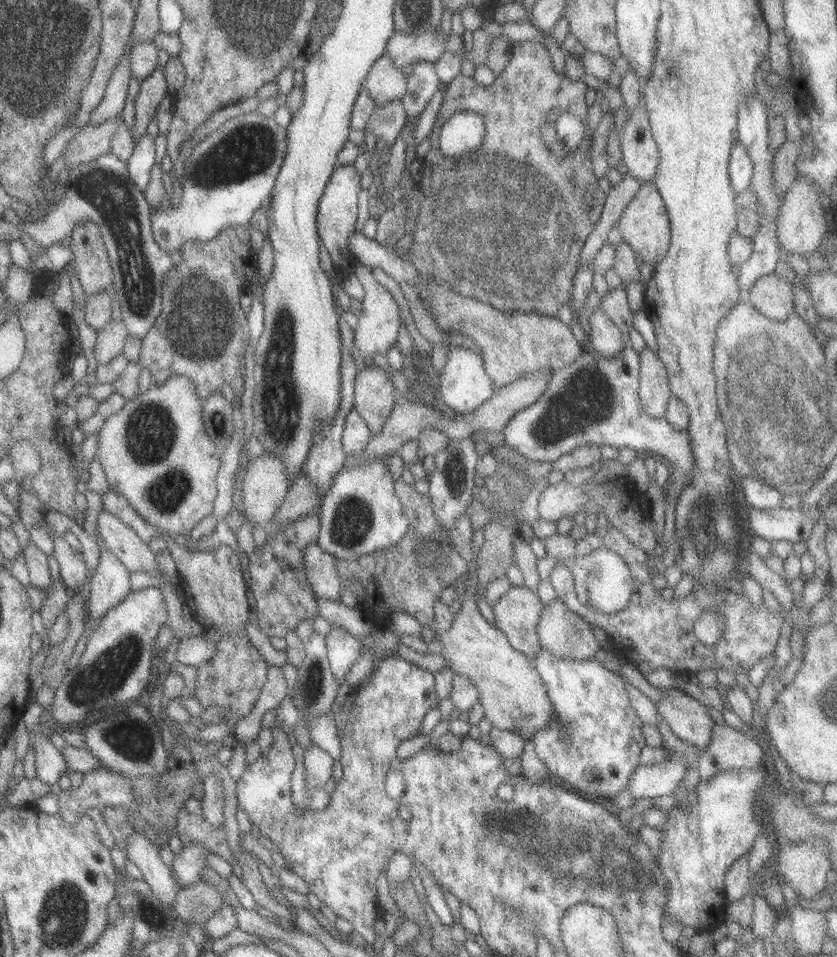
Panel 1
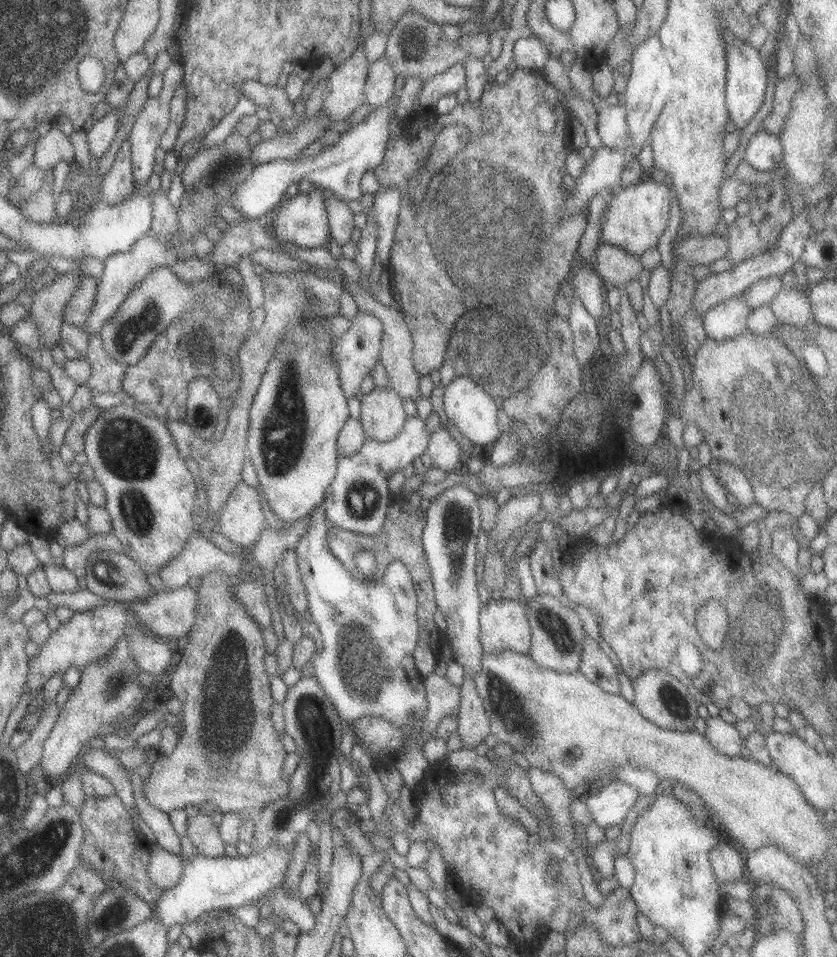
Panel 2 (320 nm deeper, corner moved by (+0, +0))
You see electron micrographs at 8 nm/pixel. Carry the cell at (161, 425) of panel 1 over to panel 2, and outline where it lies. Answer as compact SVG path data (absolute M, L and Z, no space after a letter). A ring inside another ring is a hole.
M116 404L103 409L101 416L97 416L85 430L83 454L86 464L93 471L94 481L104 490L102 507L107 512L112 534L123 548L122 553L136 562L144 573L157 573L183 548L191 532L196 530L201 512L195 502L199 484L193 481L185 459L177 453L167 426L159 418L143 414L131 405Z

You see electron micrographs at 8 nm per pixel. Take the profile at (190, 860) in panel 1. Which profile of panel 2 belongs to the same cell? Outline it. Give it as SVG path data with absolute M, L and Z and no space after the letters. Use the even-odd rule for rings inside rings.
M156 844L149 846L147 877L151 885L155 885L162 892L172 888L181 876L182 858L178 854L171 854Z

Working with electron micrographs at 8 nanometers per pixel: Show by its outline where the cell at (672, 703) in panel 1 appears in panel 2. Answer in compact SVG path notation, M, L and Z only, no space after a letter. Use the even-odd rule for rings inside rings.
M648 669L640 676L635 677L632 680L634 695L631 700L631 704L638 710L641 716L647 720L647 722L650 722L659 728L672 731L693 730L693 728L687 728L683 720L675 718L675 716L665 708L665 702L663 702L663 698L661 698L661 688L663 688L663 686L667 686L667 680L669 680L669 678L672 678L669 673L659 672L659 670L656 669Z

